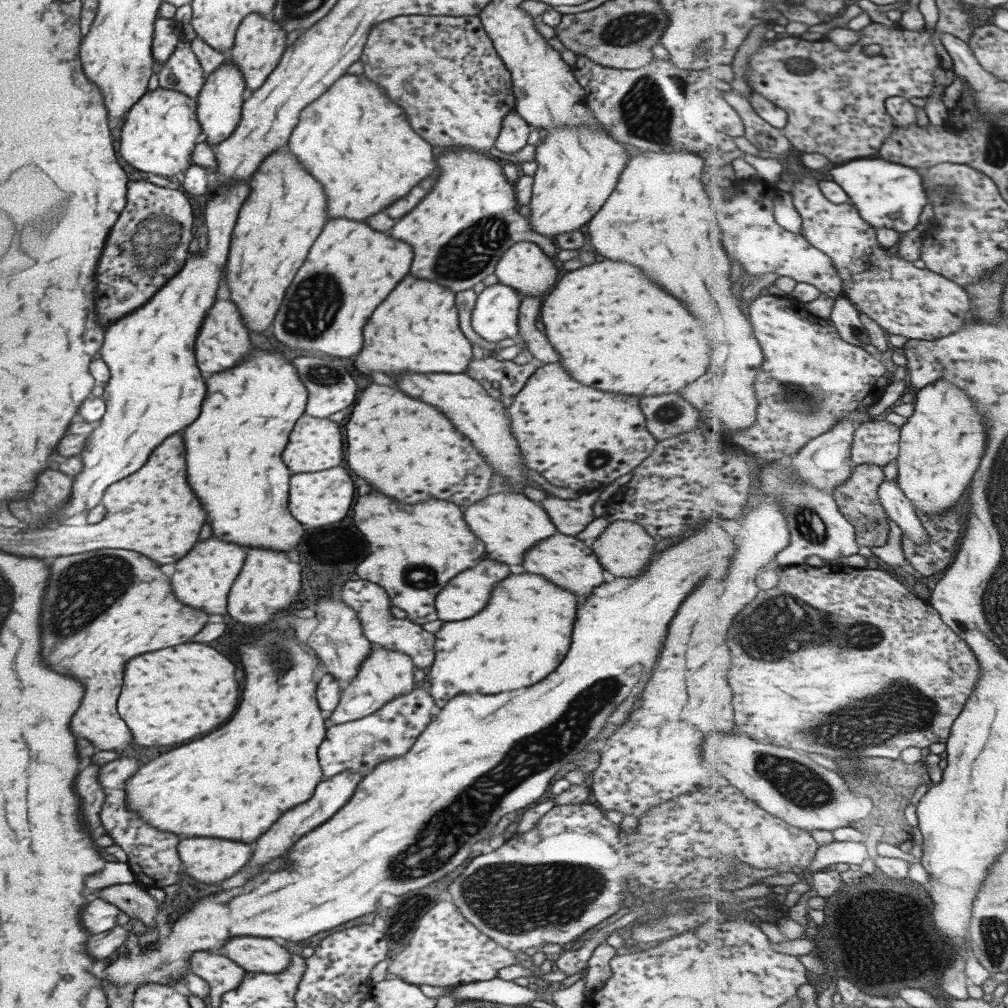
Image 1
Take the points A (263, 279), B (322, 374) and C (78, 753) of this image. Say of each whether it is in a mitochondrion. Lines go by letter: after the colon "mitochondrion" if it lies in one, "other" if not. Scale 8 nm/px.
A: other
B: mitochondrion
C: other

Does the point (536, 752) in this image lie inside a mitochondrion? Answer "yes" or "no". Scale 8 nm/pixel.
yes

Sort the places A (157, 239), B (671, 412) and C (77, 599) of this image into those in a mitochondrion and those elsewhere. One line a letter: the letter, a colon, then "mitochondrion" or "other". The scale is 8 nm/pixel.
A: mitochondrion
B: mitochondrion
C: mitochondrion

